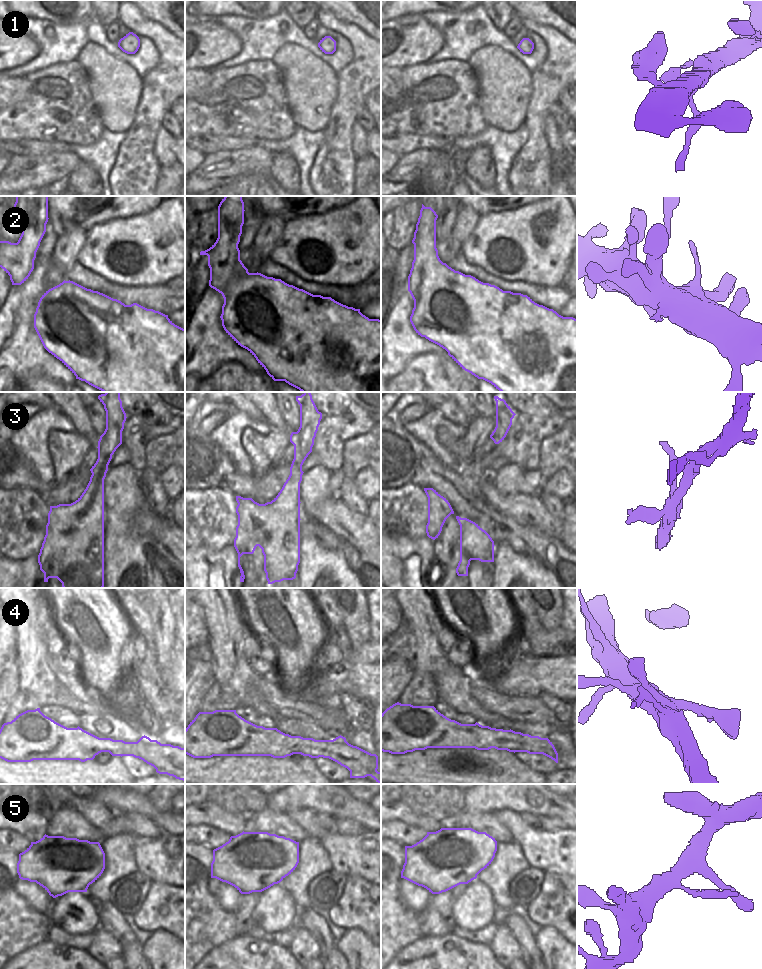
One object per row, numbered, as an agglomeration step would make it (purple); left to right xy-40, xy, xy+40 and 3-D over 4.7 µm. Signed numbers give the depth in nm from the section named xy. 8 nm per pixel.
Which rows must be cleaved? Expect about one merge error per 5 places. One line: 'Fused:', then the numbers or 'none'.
Fused: none.

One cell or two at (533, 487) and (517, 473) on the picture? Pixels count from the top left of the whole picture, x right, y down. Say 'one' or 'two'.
two

